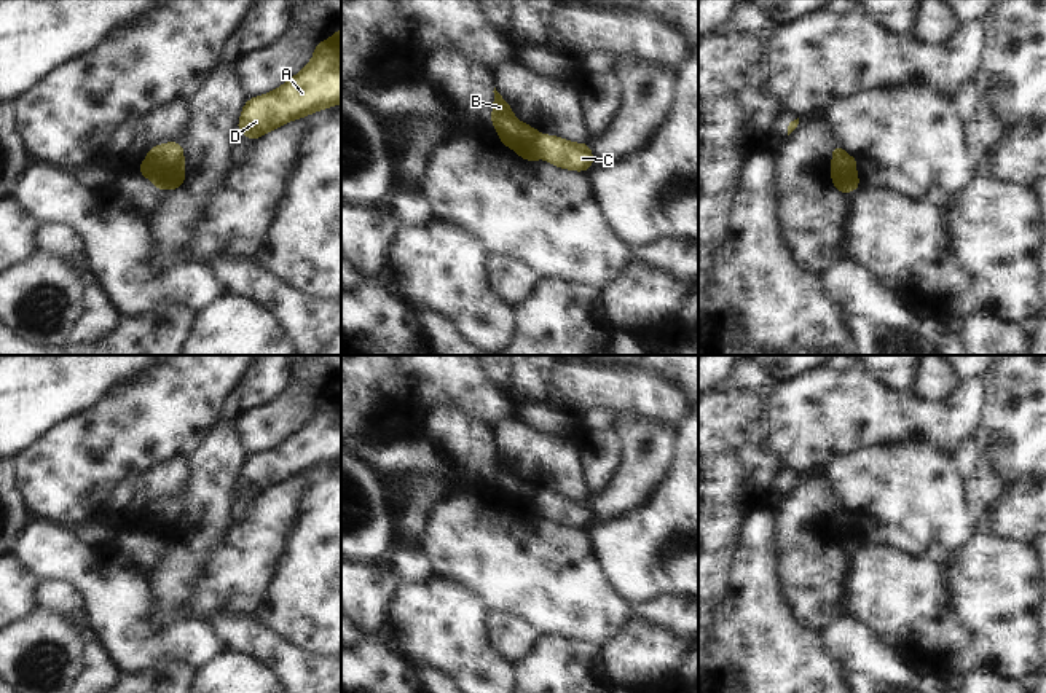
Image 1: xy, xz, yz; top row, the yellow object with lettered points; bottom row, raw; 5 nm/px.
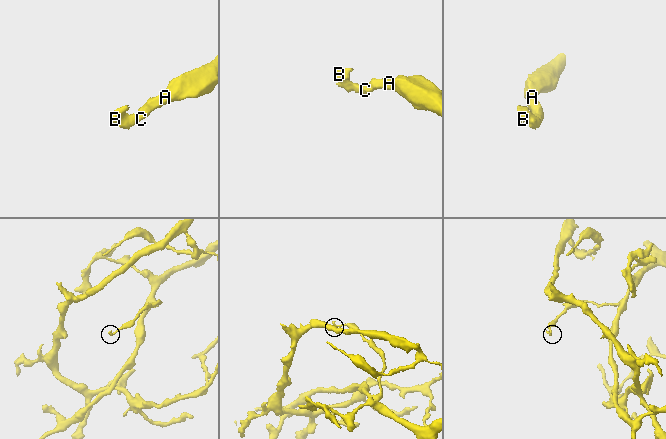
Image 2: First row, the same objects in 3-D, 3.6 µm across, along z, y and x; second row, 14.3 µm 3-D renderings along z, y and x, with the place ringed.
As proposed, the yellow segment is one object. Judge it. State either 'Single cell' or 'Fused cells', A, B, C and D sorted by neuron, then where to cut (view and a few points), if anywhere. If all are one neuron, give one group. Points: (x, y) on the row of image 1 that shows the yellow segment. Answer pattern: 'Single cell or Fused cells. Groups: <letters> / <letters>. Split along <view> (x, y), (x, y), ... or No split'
Fused cells. Groups: A C D / B. Split along xz (538, 134), (541, 155)

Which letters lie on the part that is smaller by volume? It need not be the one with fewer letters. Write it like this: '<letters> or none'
B

